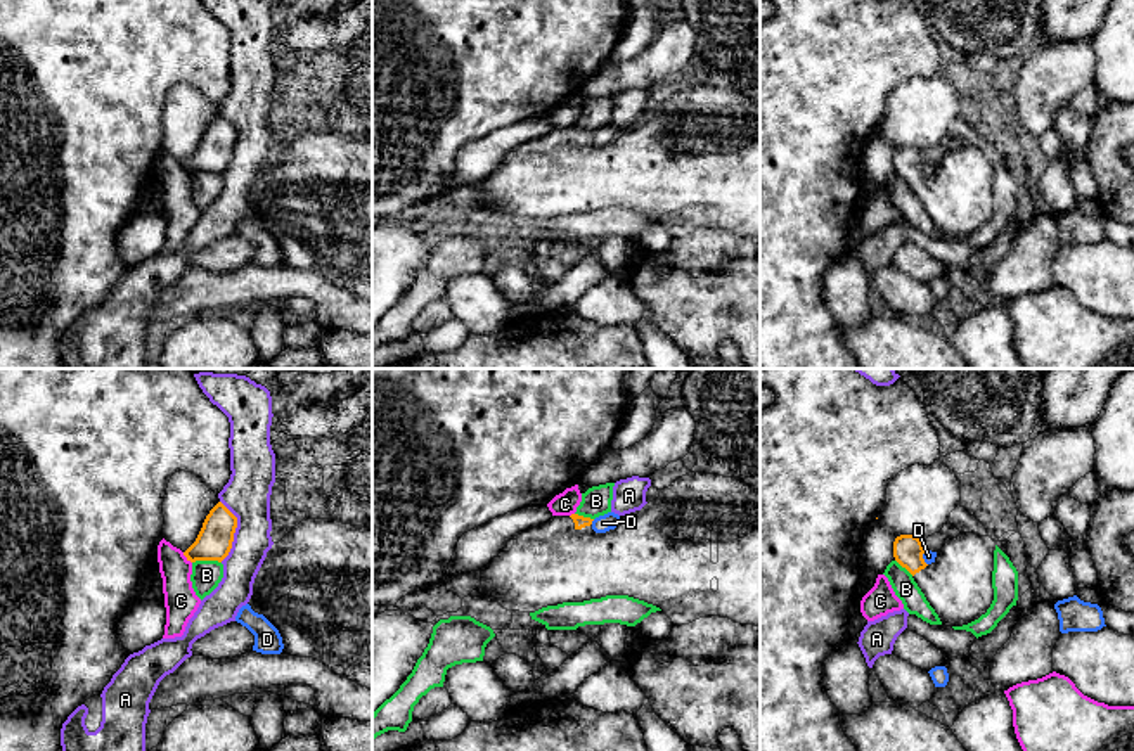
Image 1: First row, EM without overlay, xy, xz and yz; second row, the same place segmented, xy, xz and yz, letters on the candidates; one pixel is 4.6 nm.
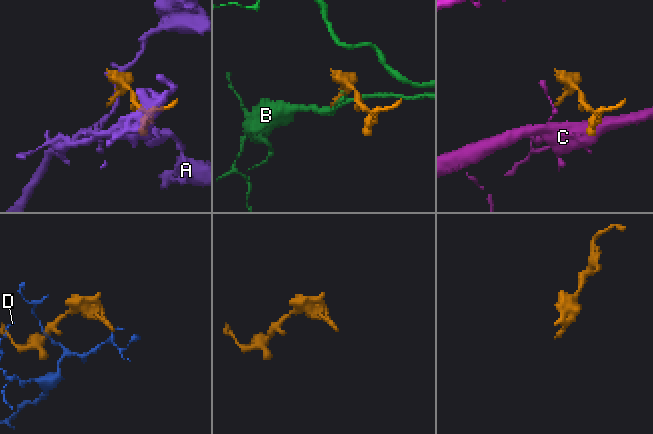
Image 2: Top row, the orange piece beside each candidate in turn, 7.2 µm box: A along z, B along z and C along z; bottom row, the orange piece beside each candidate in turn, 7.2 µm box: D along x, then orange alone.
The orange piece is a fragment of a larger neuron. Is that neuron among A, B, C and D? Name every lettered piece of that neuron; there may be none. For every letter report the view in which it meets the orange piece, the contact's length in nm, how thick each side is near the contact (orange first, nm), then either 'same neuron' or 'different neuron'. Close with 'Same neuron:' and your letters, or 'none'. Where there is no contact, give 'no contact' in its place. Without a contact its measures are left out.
A: xy | 280 nm | 160/220 nm | different neuron
B: xy | 140 nm | 160/140 nm | different neuron
C: xy | 70 nm | 160/160 nm | different neuron
D: xz | 30 nm | 60/80 nm | different neuron
Same neuron: none

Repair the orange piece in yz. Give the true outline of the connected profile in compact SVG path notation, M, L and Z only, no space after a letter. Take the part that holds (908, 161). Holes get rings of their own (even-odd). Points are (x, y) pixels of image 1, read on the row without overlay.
M961 145L926 177L918 149L900 147L893 154L895 173L912 187L944 239L968 237L990 220L994 163L990 149Z

